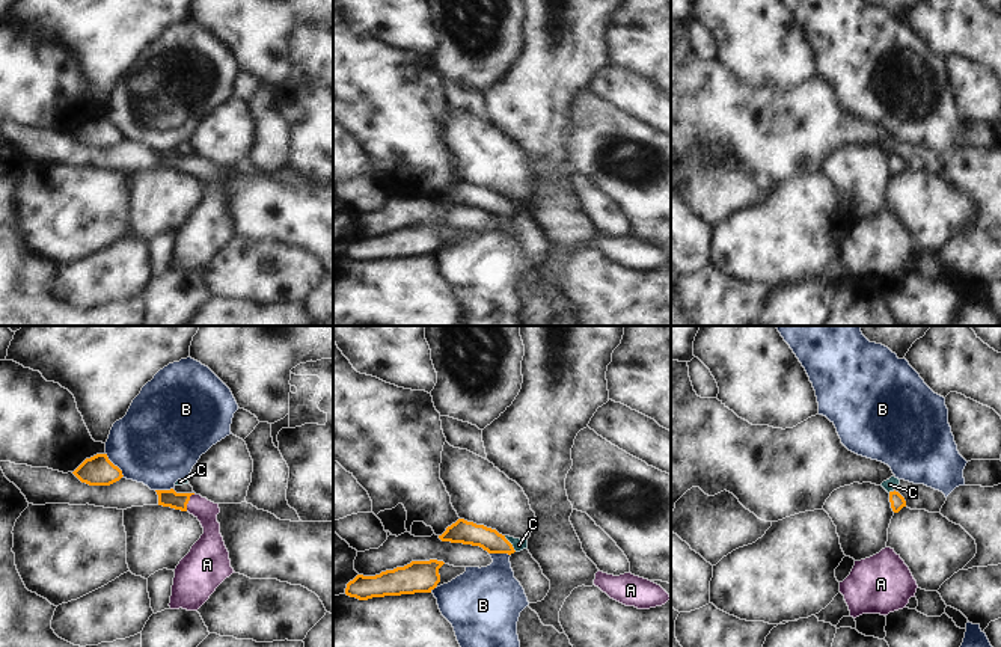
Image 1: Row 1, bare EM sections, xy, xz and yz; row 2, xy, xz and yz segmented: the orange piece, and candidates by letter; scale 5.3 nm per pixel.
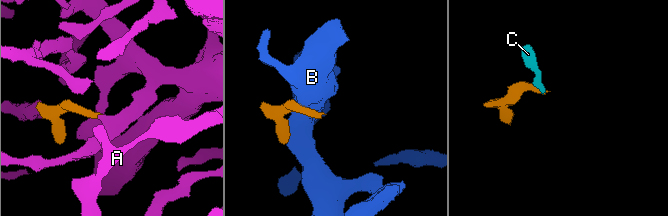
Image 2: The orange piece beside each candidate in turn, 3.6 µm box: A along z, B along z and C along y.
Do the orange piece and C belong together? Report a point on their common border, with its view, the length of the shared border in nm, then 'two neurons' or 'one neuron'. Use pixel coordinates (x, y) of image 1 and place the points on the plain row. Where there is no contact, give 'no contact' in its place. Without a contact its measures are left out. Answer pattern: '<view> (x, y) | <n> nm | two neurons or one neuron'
xz (510, 205) | 110 nm | two neurons

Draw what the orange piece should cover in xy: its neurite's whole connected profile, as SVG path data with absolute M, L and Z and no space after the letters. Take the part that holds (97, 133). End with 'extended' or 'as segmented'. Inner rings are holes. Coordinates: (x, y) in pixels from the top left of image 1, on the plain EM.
M107 116L86 121L72 136L89 148L110 148L124 139L122 133L109 122Z; as segmented

